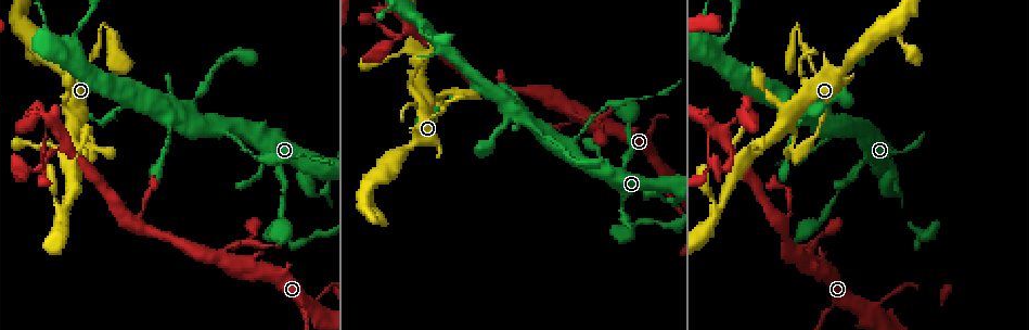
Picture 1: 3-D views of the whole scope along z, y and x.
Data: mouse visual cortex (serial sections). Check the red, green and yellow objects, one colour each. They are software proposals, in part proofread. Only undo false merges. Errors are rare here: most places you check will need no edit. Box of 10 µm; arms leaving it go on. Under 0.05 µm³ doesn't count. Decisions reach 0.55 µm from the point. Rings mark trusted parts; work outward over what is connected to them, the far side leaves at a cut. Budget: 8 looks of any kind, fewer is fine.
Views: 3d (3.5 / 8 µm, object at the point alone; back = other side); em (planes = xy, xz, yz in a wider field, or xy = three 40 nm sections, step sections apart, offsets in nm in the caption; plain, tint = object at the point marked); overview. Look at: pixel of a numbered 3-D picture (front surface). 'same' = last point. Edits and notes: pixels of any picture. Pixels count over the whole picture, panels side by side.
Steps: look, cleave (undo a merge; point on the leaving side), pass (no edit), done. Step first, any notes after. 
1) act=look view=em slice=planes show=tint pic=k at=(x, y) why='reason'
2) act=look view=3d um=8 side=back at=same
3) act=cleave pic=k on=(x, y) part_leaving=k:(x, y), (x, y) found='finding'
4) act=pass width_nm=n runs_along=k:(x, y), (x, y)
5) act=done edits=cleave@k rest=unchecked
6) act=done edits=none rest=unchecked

act=look view=3d um=3.5 pic=1 at=(801, 151) why='sharp bend'

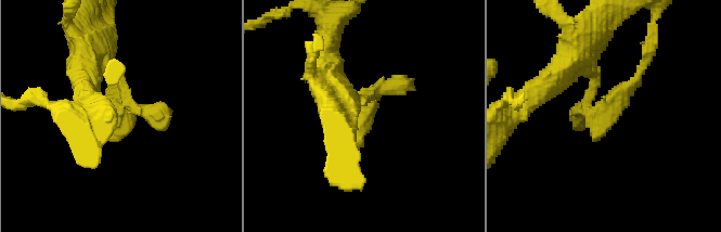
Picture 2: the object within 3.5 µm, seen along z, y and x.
act=look view=em slice=planes show=tint pic=2 at=(363, 108) why='shape alone is not enough'

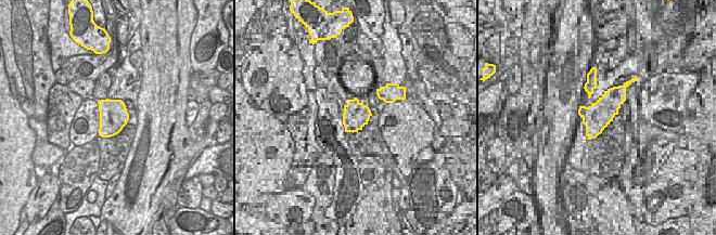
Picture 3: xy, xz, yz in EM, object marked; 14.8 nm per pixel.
act=pass runs_along=2:(588, 61), (595, 114), (634, 80) found='continuous, no second cell'

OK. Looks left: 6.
act=look view=3d um=3.5 pic=1 at=(60, 214) why='sharp bend'

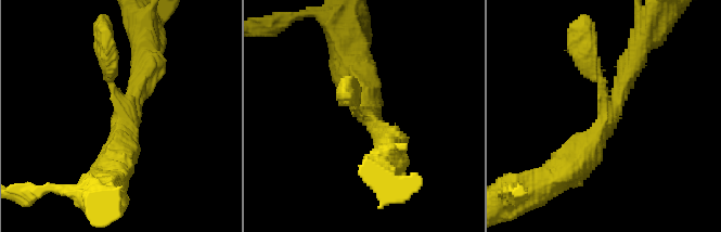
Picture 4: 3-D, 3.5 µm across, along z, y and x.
act=look view=em slice=xy step=3 show=tint pic=4 at=(607, 113) why='shape alone is not enough'

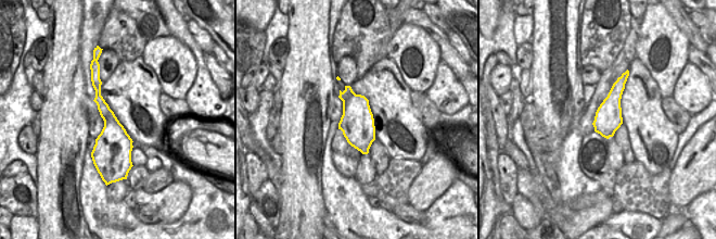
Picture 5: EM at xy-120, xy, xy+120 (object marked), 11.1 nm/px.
act=pass arms=3 arm_widths_nm=200,300,500 runs_along=4:(638, 54), (607, 121), (565, 168) found='one cell here'

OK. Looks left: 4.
act=look view=3d um=3.5 pic=1 at=(62, 136)

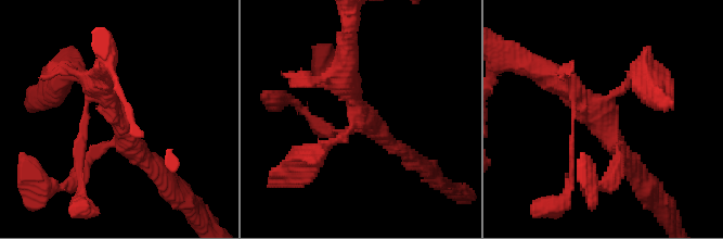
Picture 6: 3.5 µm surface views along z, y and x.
act=look view=em slice=xy step=5 show=tint pic=6 at=(117, 111)

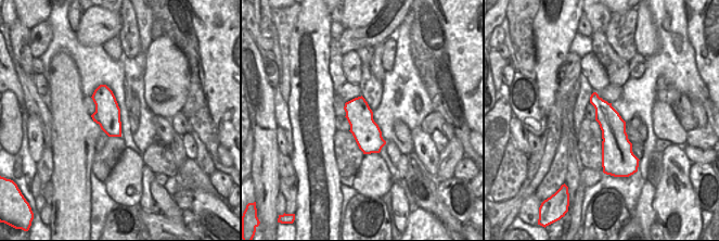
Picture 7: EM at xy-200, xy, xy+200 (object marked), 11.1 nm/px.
act=pass runs_along=6:(395, 147), (345, 88), (331, 86) found='all the same cell'

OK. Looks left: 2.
act=done edits=none rest=unchecked

